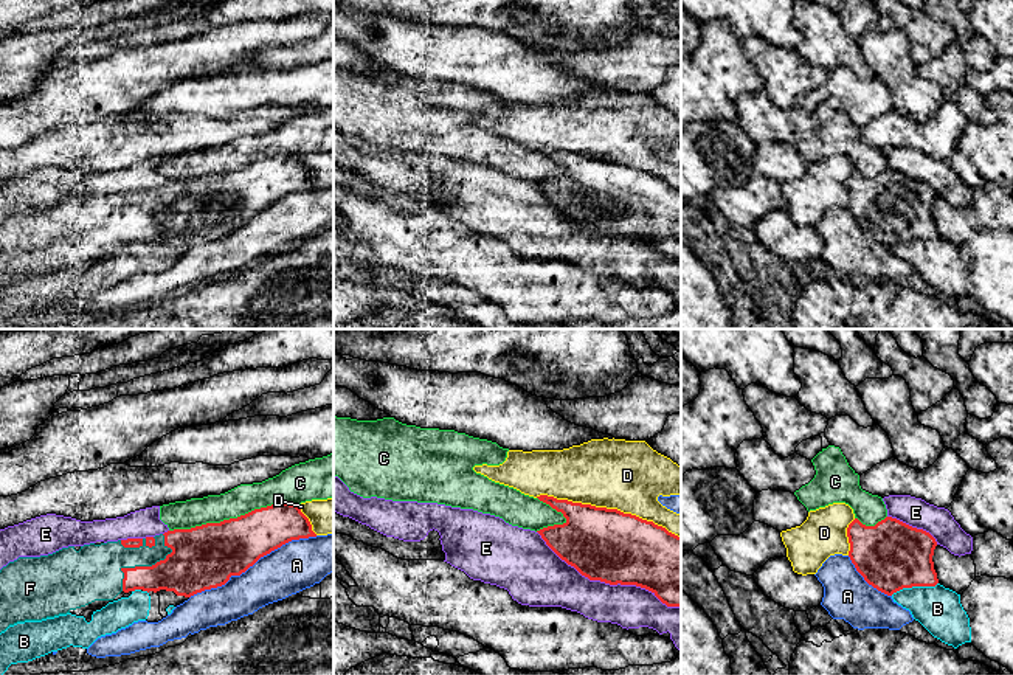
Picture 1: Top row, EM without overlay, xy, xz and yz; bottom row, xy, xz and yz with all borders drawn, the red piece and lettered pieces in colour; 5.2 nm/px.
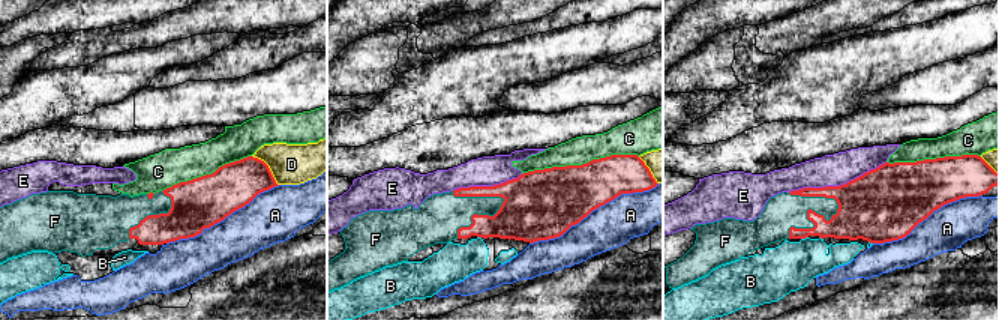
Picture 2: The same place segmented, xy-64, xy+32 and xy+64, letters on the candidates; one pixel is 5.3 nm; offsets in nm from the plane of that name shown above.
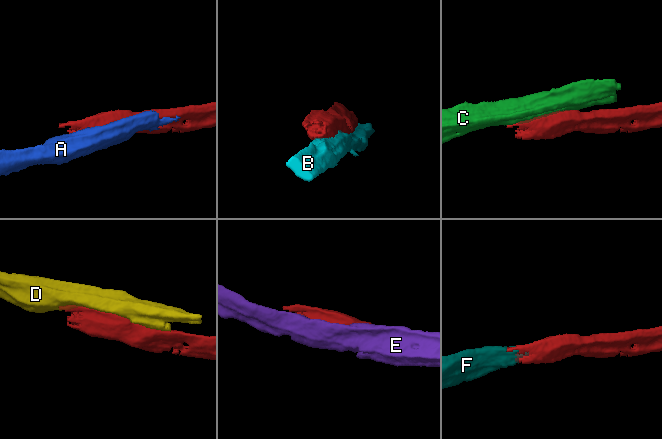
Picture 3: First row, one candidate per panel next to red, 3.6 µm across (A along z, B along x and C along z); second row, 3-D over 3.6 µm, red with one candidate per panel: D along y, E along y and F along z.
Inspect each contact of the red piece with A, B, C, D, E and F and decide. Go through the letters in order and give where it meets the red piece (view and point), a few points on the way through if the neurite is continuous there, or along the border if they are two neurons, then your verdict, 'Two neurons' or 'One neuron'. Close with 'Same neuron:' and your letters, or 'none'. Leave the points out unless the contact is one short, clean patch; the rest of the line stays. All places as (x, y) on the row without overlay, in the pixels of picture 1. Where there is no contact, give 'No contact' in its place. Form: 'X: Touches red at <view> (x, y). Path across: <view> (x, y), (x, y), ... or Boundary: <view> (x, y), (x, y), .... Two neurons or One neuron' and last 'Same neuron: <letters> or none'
A: Touches red at xy (253, 216). Two neurons
B: Touches red at yz (914, 238). Two neurons
C: Touches red at xy (231, 171). Two neurons
D: Touches red at xz (608, 162). Two neurons
E: Touches red at xz (607, 235). Two neurons
F: Touches red at xy (145, 219). One neuron
Same neuron: F

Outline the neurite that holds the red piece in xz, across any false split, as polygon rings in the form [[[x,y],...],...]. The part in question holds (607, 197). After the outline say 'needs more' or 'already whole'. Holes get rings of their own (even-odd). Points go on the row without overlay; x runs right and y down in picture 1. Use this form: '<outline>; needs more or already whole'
[[[540,147],[540,154],[562,164],[566,174],[537,183],[546,197],[589,233],[610,237],[636,237],[652,244],[667,259],[681,259],[681,189],[653,174],[617,161],[557,152]]]; already whole

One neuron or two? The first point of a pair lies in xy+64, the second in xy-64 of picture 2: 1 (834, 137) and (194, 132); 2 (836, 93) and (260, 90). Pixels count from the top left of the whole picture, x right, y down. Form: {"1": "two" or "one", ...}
{"1": "one", "2": "two"}

